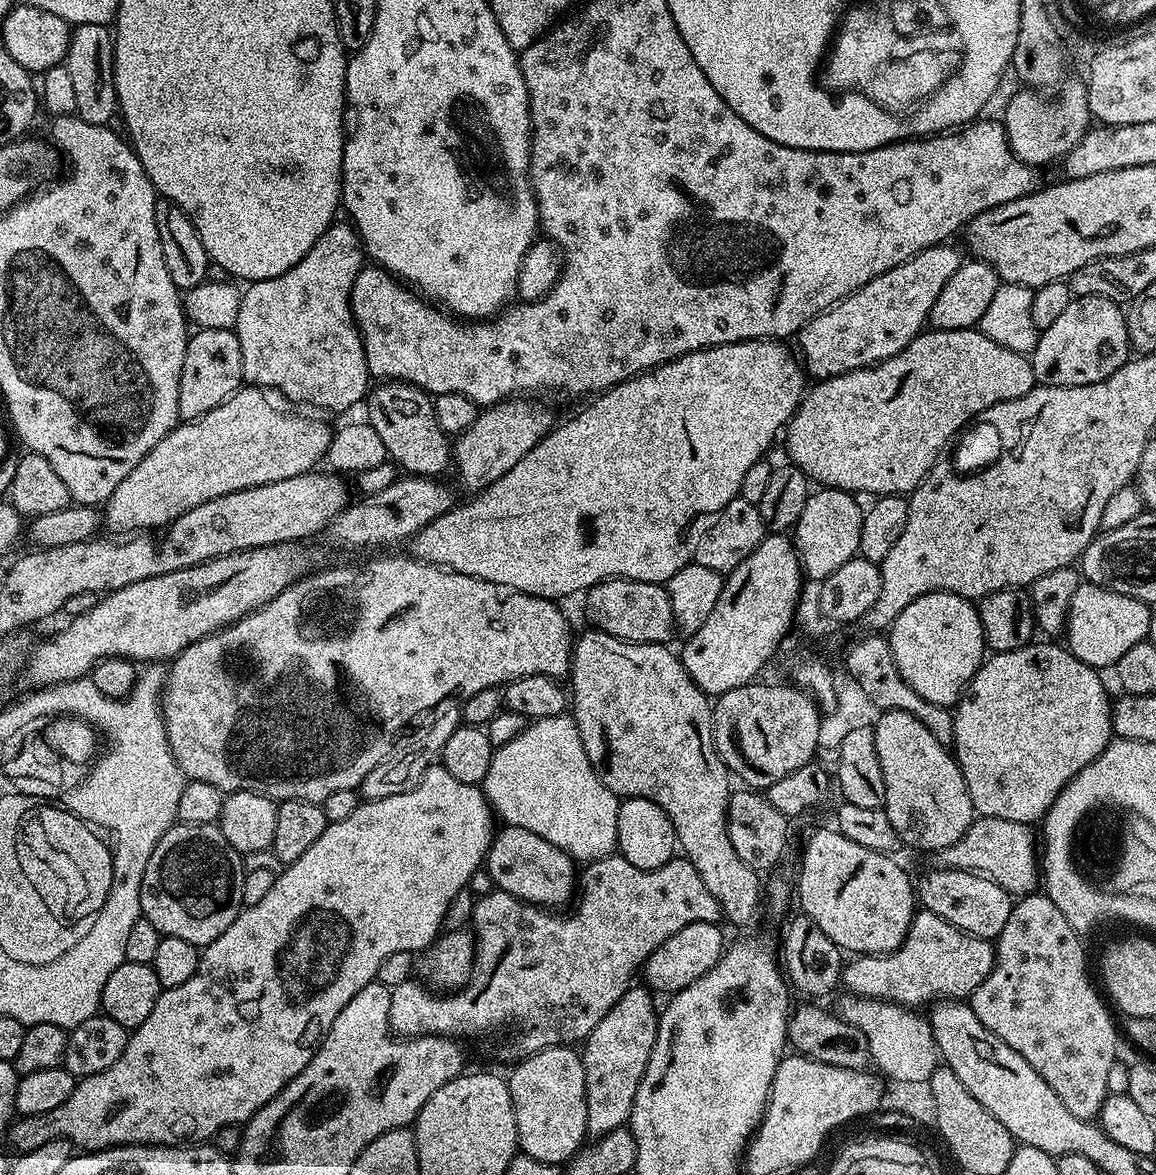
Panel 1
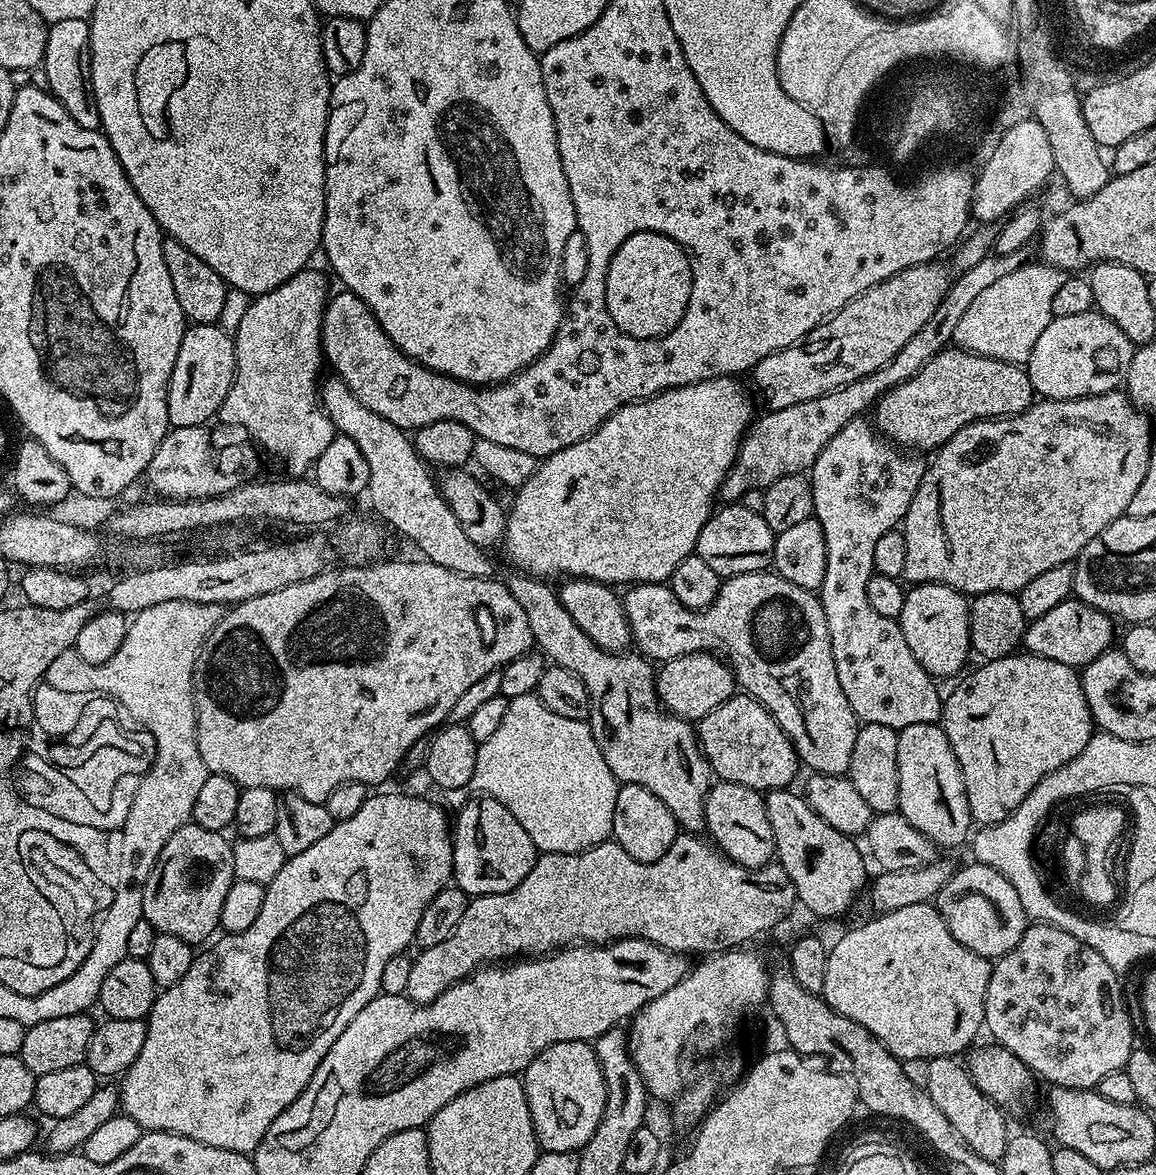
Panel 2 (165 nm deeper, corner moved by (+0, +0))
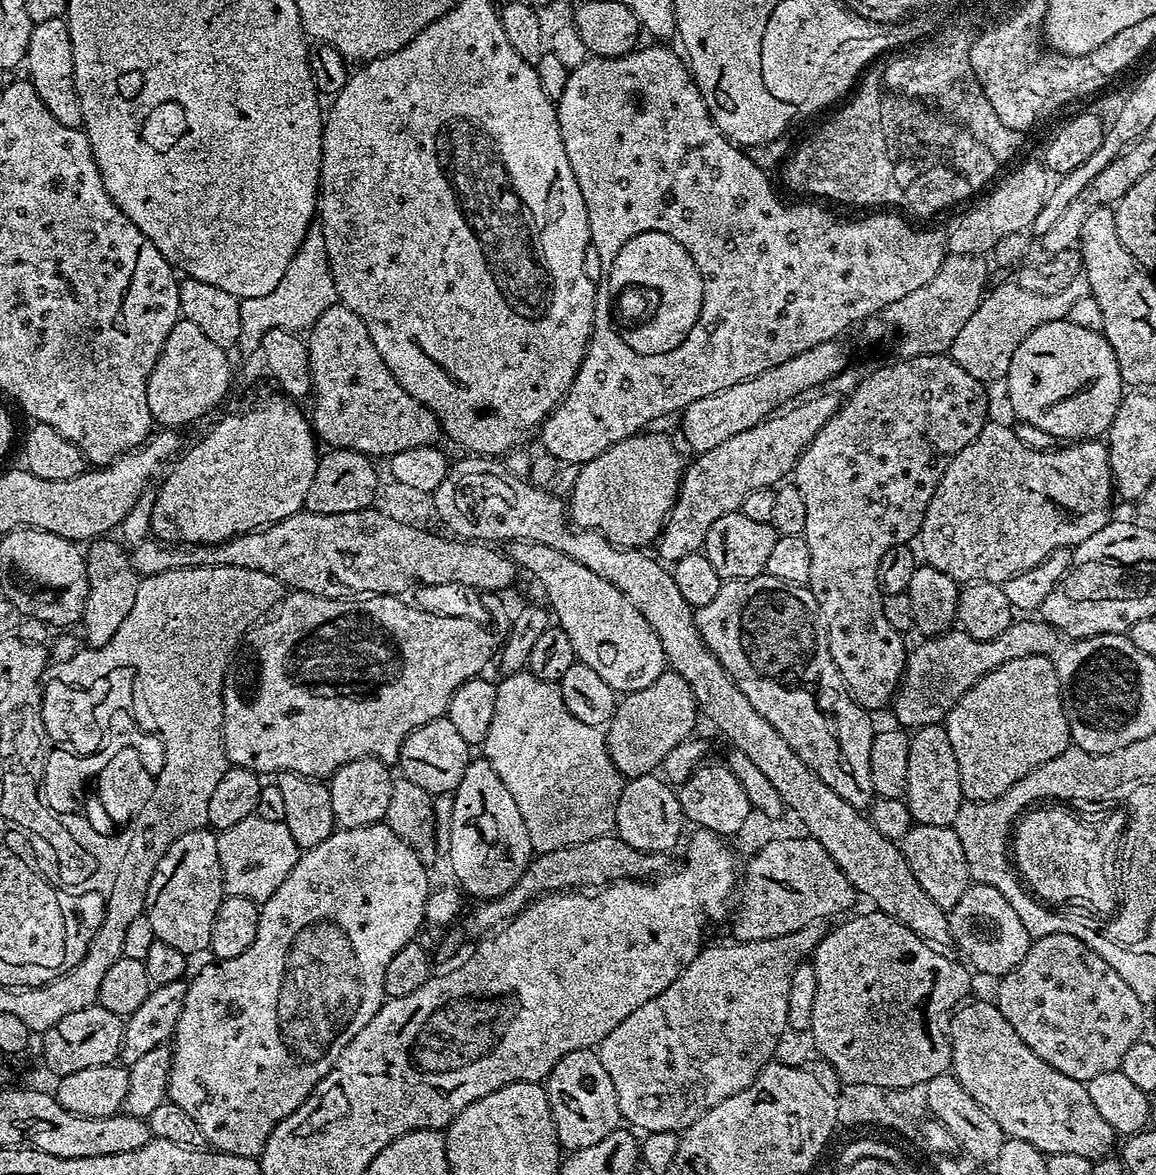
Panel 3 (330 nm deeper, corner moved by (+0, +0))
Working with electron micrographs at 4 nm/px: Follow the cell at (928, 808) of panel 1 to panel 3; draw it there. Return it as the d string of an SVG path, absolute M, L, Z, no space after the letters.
M943 723L927 724L911 733L909 765L906 766L906 790L904 796L908 812L917 824L953 827L956 815L964 800L958 778L958 762L954 758L954 746L946 734Z

